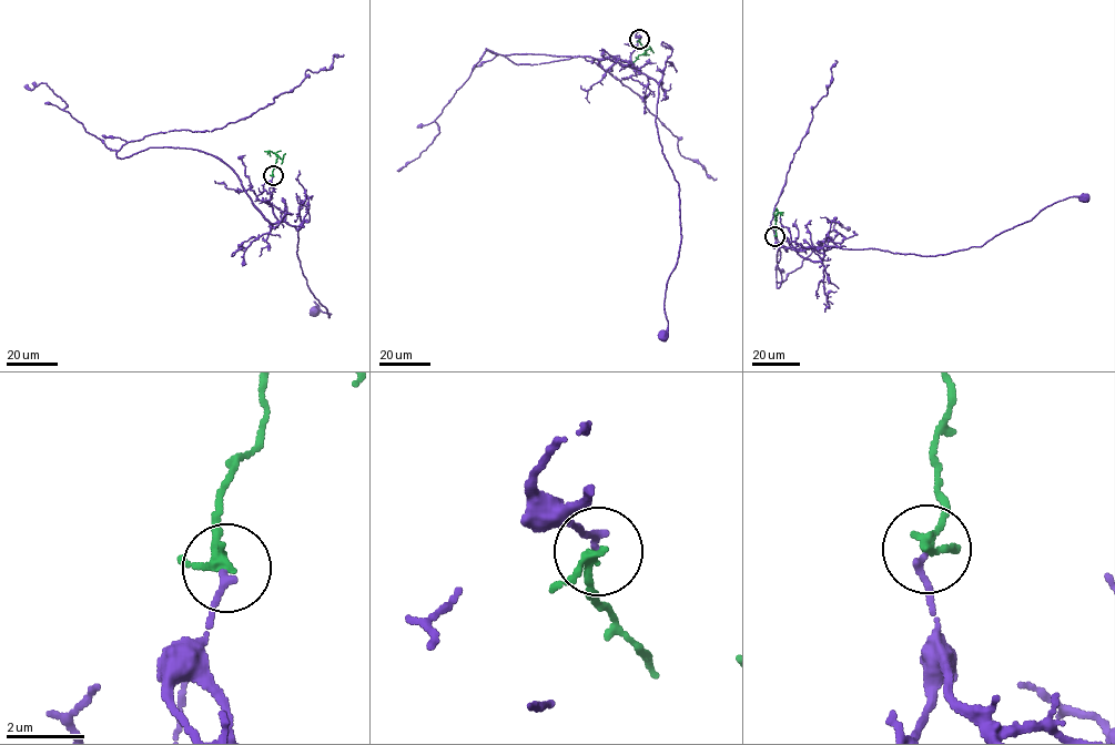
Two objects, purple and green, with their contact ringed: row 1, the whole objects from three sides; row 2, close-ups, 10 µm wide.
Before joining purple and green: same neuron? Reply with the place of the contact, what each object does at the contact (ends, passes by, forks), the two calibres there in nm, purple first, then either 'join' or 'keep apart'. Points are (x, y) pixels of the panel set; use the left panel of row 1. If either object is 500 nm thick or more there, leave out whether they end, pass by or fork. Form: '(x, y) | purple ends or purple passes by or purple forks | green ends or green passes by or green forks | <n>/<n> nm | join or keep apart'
(273, 175) | purple ends | green passes by | 160/170 nm | join

